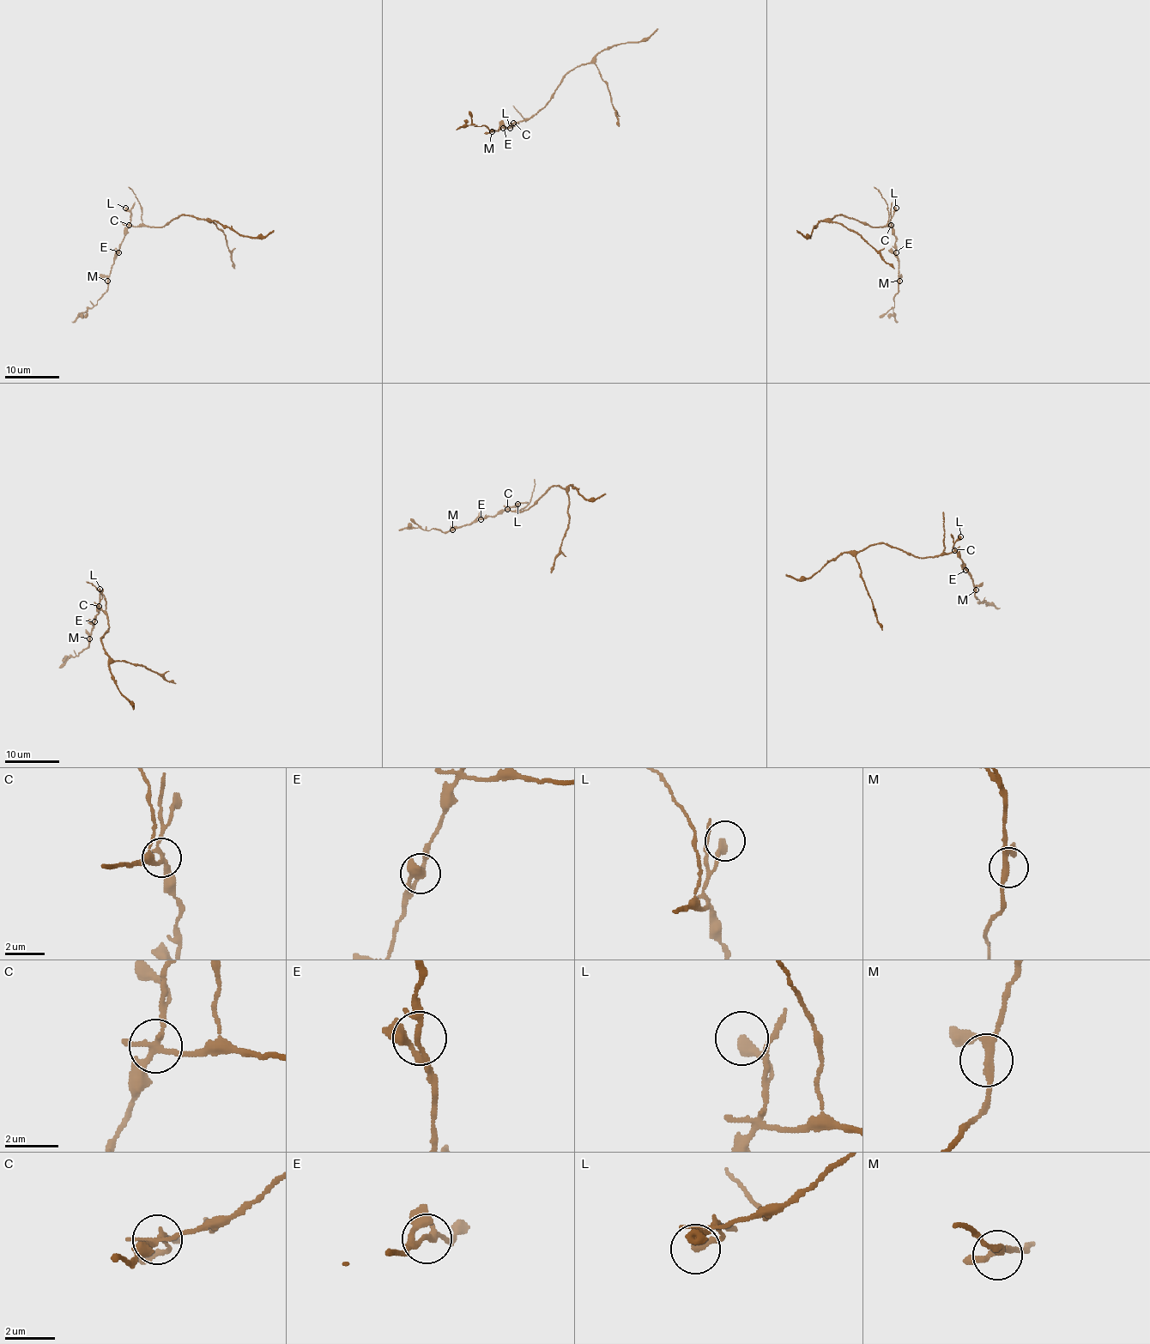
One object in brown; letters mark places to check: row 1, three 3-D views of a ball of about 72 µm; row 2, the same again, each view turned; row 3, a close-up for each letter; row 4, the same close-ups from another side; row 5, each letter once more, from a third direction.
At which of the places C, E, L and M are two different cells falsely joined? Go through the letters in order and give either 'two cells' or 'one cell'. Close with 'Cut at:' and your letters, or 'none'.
C: two cells
E: one cell
L: one cell
M: one cell
Cut at: C

